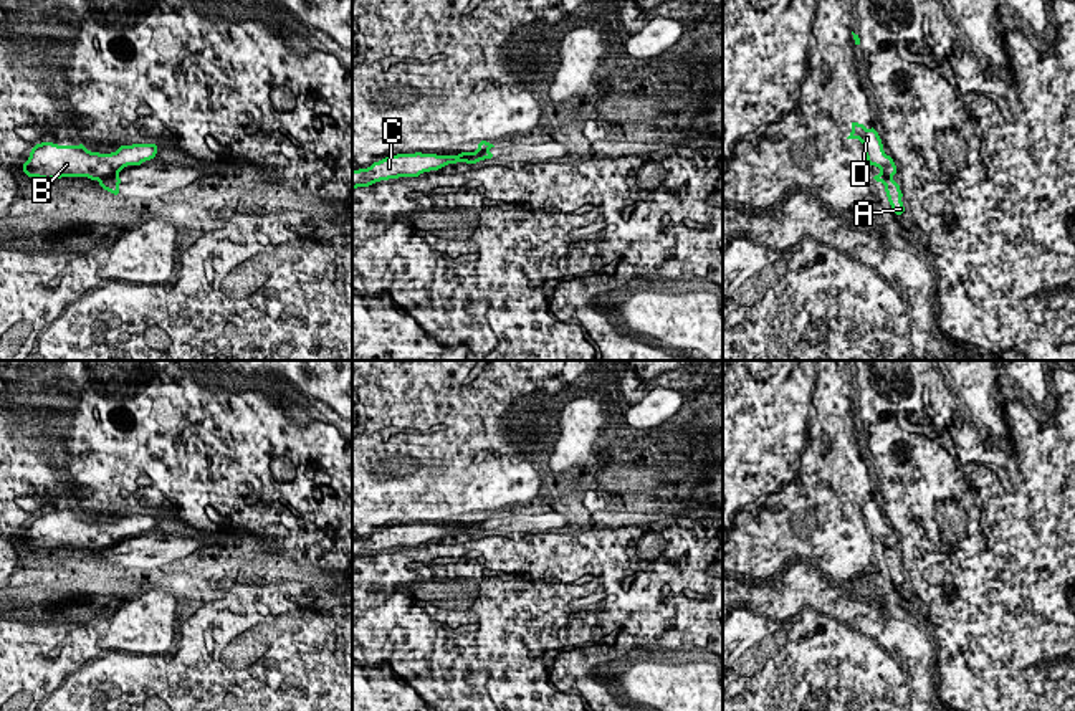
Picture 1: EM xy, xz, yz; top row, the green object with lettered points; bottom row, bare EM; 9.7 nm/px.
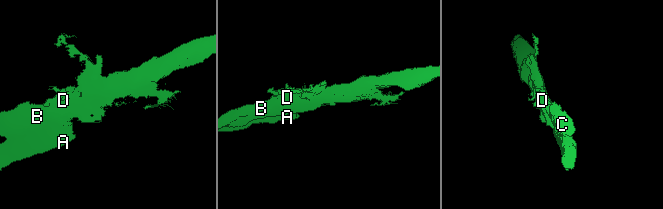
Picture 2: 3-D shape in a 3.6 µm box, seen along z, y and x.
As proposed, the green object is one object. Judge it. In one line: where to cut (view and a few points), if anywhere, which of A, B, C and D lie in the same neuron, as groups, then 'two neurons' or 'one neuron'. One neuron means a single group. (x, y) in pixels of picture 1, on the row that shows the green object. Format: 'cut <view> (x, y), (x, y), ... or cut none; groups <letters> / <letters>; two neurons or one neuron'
cut xy (114, 176), (101, 181); groups A / B C D; two neurons

